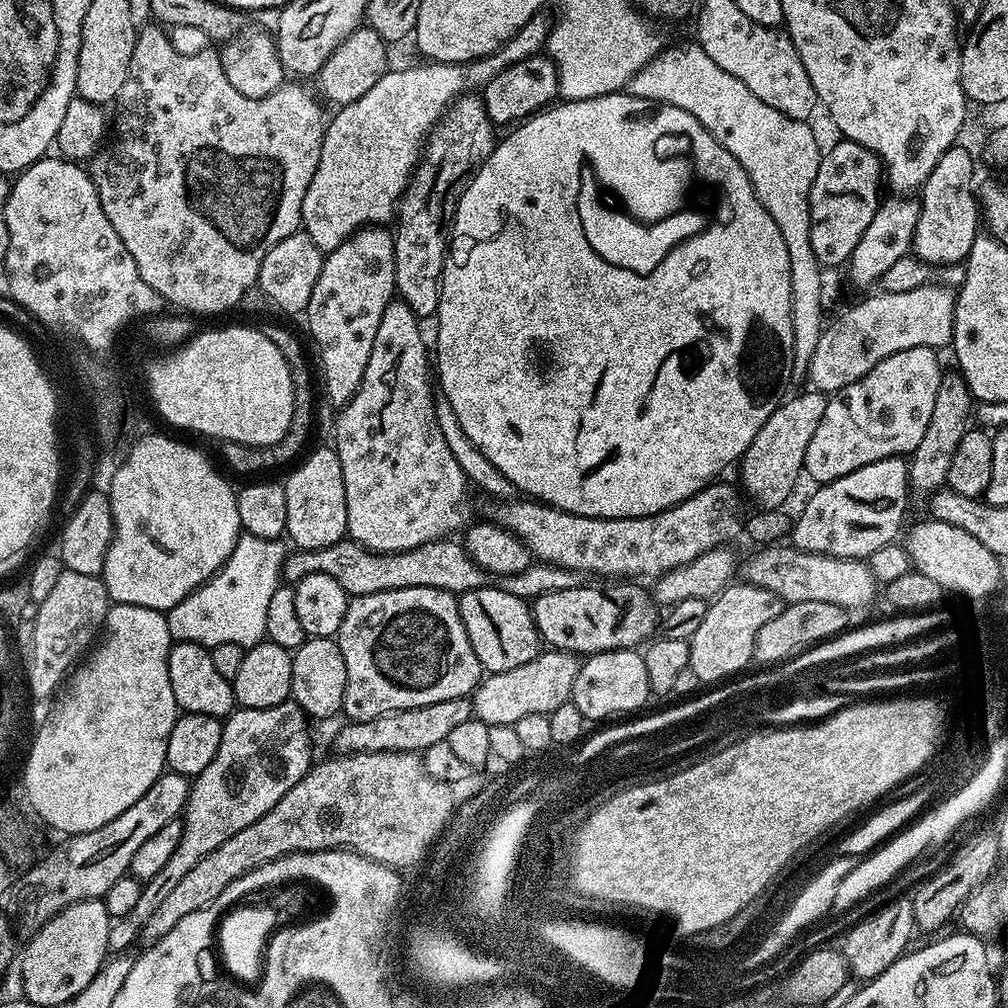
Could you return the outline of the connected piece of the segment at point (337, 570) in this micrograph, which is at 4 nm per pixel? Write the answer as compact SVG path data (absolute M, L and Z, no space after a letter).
M350 538L321 549L289 551L284 557L283 579L295 582L306 578L306 574L330 574L330 578L335 578L349 597L403 588L433 588L459 594L475 588L486 588L490 584L489 572L473 562L463 543L456 538L426 542L405 552L372 552L361 544L355 544Z

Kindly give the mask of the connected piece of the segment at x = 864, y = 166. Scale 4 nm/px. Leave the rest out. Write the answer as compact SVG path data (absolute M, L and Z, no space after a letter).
M841 139L839 143L821 155L818 174L814 174L814 186L810 186L810 247L814 250L814 258L825 269L836 268L839 264L844 266L851 261L854 246L858 246L858 238L862 238L866 226L870 226L870 218L874 218L882 199L882 165L879 156L852 140Z

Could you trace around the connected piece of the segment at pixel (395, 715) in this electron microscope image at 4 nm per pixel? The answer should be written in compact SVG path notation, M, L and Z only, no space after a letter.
M467 696L434 702L430 706L409 708L406 712L389 712L376 720L353 720L336 736L337 753L346 752L415 752L423 754L430 746L447 740L454 726L473 719L472 701Z

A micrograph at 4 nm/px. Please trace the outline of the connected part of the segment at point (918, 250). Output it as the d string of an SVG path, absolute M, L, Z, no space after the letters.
M954 146L938 158L934 170L930 170L930 178L926 178L923 188L918 193L920 213L918 214L918 226L914 230L911 251L917 260L933 266L941 264L964 264L970 254L970 246L974 246L974 238L981 231L982 213L978 203L978 192L972 188L972 175L976 172L976 164L972 156L961 146Z

